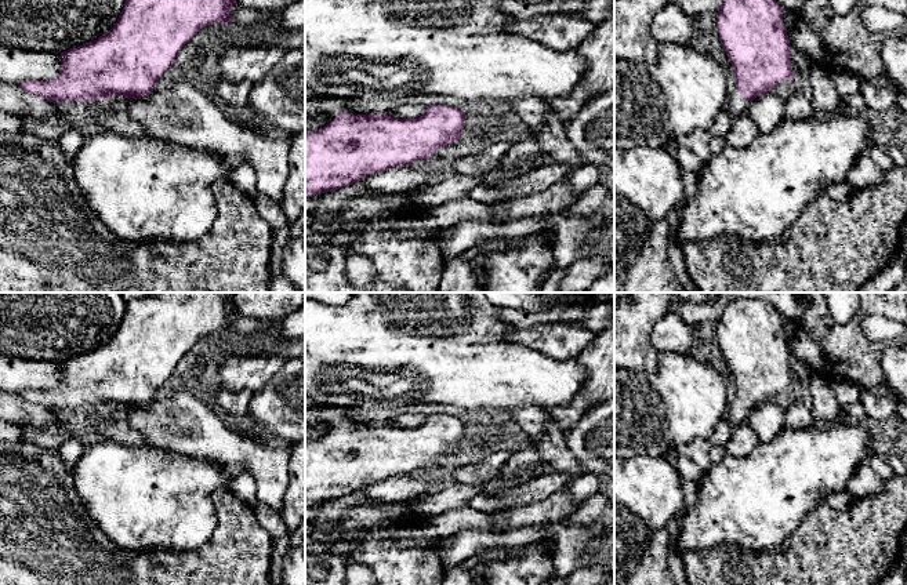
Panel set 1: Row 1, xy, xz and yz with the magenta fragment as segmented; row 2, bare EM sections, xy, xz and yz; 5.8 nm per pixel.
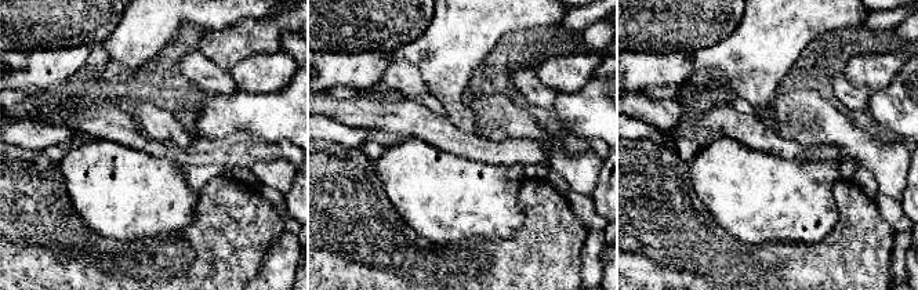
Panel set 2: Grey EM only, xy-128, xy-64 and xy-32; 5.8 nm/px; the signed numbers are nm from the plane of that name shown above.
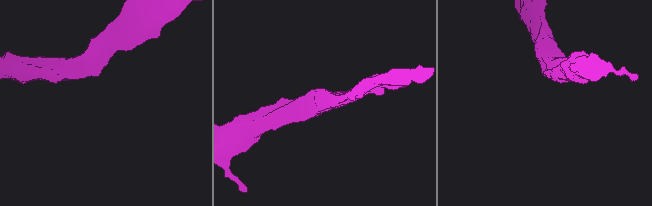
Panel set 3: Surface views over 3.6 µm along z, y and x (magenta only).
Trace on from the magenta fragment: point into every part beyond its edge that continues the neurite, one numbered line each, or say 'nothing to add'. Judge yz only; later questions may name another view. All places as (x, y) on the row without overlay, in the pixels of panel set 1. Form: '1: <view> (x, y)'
1: yz (737, 414)

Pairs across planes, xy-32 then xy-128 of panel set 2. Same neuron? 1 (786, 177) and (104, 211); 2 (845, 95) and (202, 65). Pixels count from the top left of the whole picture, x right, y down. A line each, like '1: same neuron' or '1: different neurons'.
1: same neuron
2: same neuron

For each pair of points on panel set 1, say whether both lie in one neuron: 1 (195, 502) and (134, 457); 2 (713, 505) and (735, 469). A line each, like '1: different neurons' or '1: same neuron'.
1: same neuron
2: same neuron

